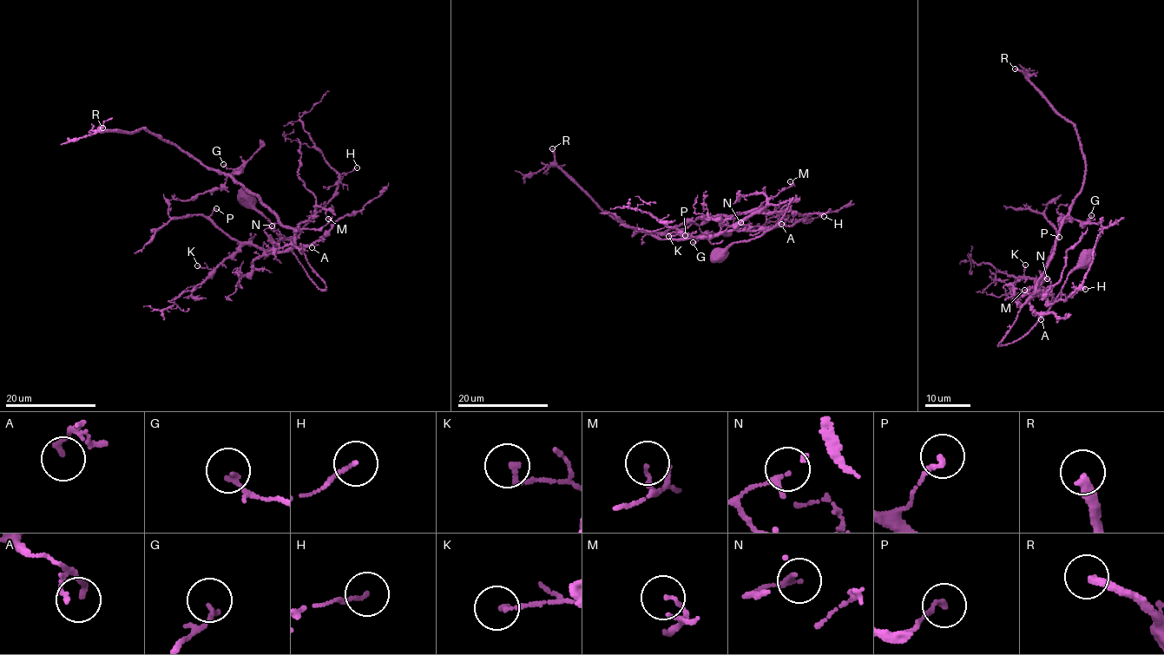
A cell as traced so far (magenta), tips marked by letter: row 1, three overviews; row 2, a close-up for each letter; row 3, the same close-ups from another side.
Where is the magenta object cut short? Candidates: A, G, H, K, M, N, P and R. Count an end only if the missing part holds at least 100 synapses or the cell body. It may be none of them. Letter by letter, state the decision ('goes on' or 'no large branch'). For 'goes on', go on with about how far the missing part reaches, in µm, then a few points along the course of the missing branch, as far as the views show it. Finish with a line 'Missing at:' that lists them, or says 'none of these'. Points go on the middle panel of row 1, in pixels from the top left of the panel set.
A: no large branch
G: no large branch
H: no large branch
K: no large branch
M: no large branch
N: no large branch
P: no large branch
R: goes on; about 120 µm are missing
Missing at: R

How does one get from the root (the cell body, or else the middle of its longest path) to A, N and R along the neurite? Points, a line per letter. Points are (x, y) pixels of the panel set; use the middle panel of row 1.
A: (746, 212), (760, 209), (762, 213), (782, 212), (781, 224)
N: (746, 212), (761, 211), (733, 224), (740, 222)
R: (746, 212), (701, 217), (660, 232), (648, 233), (633, 229), (609, 216), (566, 175), (555, 164), (552, 148)

